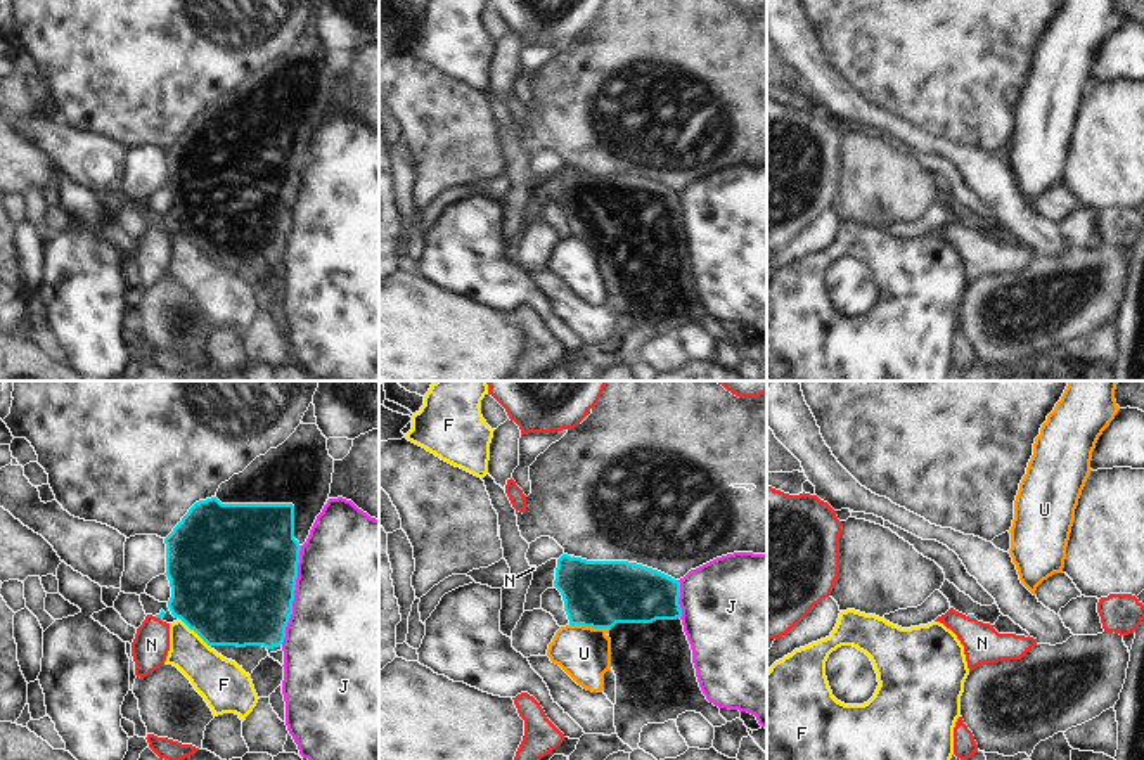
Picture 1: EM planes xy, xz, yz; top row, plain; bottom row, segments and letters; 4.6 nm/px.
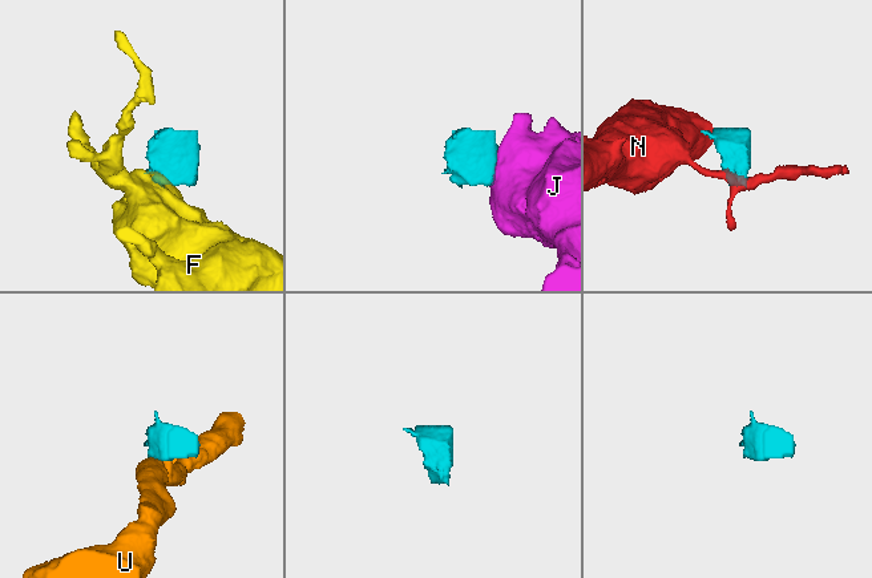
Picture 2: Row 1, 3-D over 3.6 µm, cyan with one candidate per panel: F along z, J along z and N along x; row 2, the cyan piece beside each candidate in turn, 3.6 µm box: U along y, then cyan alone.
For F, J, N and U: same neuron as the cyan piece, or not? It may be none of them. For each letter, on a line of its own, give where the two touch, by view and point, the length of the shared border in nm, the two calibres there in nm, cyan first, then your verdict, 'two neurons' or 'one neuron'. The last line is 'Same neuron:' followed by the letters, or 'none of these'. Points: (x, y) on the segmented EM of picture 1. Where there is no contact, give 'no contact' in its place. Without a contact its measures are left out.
F: xy (196, 632) | 190 nm | 500/220 nm | two neurons
J: xy (293, 594) | 460 nm | 500/480 nm | two neurons
N: yz (971, 617) | 40 nm | 20/180 nm | two neurons
U: xz (591, 625) | 190 nm | 320/240 nm | two neurons
Same neuron: none of these

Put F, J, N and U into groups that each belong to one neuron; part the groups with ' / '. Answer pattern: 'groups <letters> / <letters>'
groups F / J / N / U

